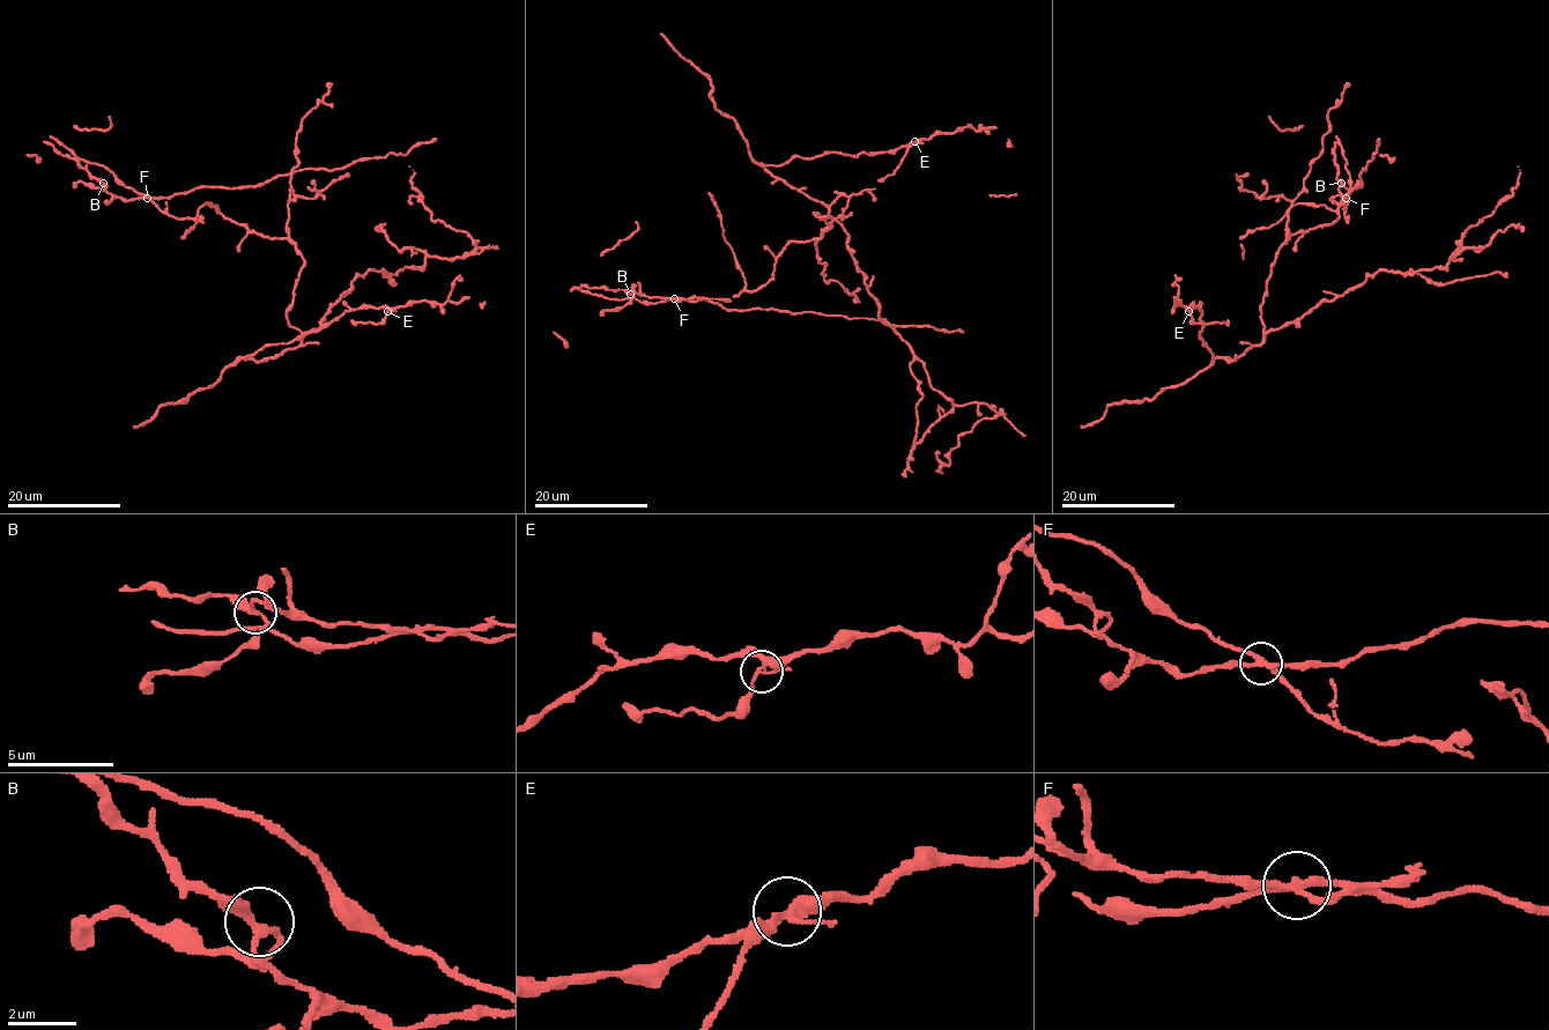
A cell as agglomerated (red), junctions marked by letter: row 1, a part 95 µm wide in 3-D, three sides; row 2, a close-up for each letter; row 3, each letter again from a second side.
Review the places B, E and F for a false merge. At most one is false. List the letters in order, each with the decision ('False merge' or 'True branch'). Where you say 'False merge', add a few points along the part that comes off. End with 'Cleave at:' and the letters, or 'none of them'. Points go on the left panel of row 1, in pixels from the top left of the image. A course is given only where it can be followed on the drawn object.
B: True branch
E: True branch
F: False merge. Course of the part to remove: (147, 197), (249, 187), (297, 170), (343, 169), (360, 158), (405, 155), (436, 139)
Cleave at: F

